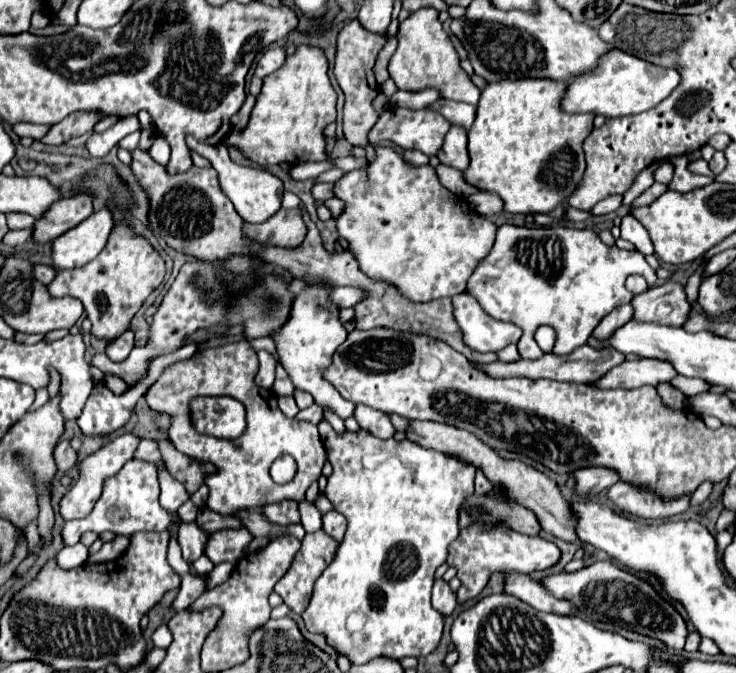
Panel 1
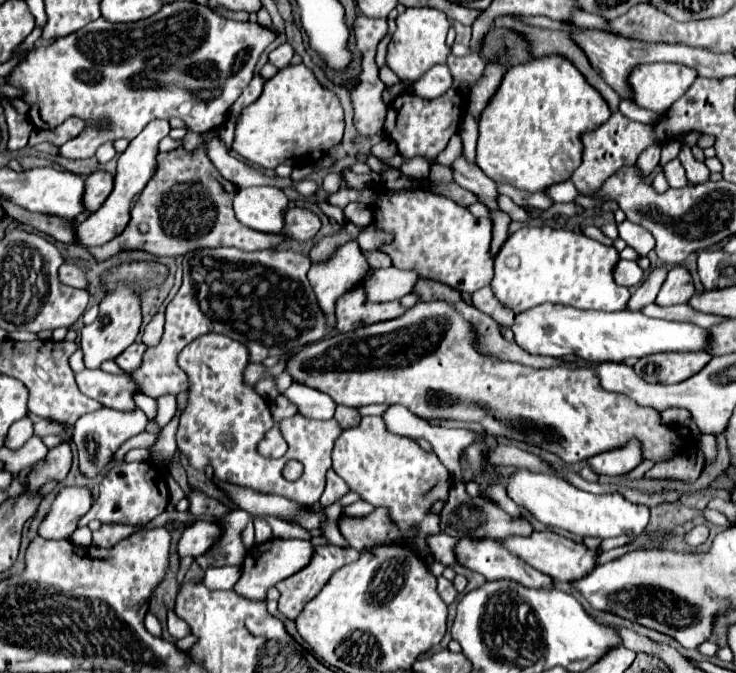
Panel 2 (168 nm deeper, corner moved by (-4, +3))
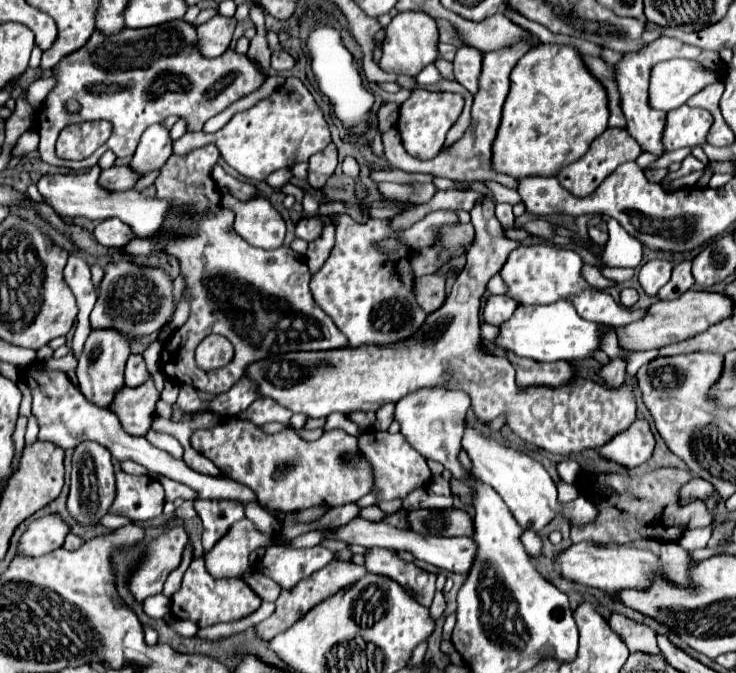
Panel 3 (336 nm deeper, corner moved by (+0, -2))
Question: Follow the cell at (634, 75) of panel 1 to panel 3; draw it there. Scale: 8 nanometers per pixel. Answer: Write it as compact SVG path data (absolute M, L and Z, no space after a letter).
M692 60L660 62L650 72L650 106L670 112L686 104L690 96L712 82L716 82L716 76L712 76L712 72L704 72L704 68L700 68L700 64L692 64Z

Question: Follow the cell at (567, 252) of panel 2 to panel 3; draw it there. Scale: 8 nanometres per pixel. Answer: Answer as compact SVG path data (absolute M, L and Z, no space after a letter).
M520 244L516 250L510 252L504 268L500 270L500 276L508 288L508 296L520 304L520 306L532 306L532 304L552 304L556 300L568 300L574 304L576 312L584 320L600 322L600 324L610 324L614 328L632 324L636 320L642 320L648 314L648 308L624 308L622 304L614 302L614 298L602 290L596 290L590 286L584 276L584 260L580 254L576 254L570 248L560 248L556 244Z

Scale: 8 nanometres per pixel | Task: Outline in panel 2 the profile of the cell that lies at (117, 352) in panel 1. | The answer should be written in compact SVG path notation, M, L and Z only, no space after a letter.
M132 343L132 345L116 359L116 363L120 365L120 369L122 369L124 373L132 373L132 371L136 371L136 367L140 367L144 351L146 351L146 345L144 345L144 343Z

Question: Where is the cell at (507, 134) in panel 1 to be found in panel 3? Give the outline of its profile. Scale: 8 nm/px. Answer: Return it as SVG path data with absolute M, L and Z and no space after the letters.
M540 44L530 48L510 74L510 92L502 108L502 120L492 144L492 170L508 174L514 180L528 176L558 176L562 168L580 160L590 142L608 128L608 98L598 80L592 80L580 64L580 54L574 46Z

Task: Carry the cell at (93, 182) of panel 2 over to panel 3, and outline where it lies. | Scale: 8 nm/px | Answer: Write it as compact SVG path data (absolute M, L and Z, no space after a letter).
M112 166L100 172L98 184L108 192L126 192L136 184L138 176L128 166Z

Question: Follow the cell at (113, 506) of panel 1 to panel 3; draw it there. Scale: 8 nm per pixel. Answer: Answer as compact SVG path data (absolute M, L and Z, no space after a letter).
M116 472L116 498L110 514L122 514L132 522L146 522L162 514L164 488L148 476L132 476Z

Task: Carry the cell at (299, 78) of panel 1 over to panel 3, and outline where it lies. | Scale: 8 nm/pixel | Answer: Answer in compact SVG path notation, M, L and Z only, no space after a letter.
M290 76L280 90L274 90L250 110L234 114L222 130L212 134L212 142L220 148L220 156L226 164L238 170L244 178L258 182L266 180L274 170L308 162L312 154L324 150L332 142L332 136L320 106L314 102L314 96L300 82L300 78Z

